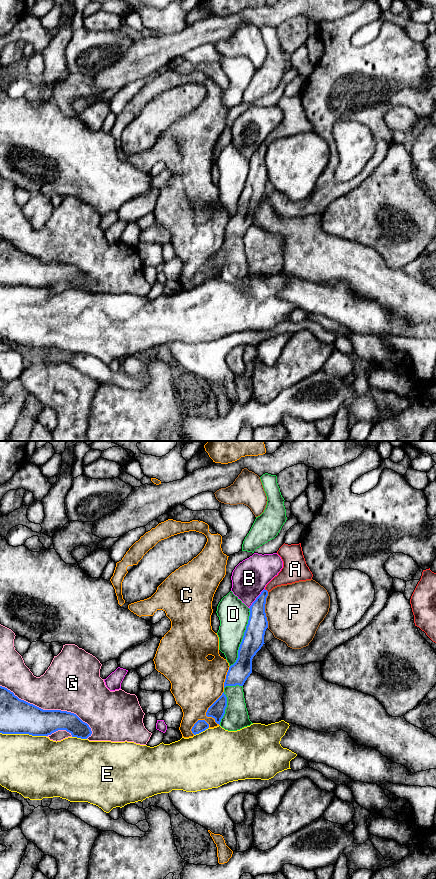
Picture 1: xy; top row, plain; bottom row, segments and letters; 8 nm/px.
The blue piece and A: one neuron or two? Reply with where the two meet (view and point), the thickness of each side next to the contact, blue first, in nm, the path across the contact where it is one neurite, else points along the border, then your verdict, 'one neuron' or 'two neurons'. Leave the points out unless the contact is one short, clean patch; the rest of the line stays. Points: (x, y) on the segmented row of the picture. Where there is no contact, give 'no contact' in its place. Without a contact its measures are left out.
contact xy (266, 590); calibres 140 and 160 nm; way xy (257, 619), (257, 608), (266, 590), (274, 582), (291, 572); one neuron

